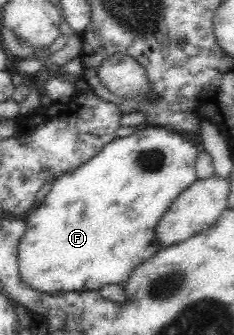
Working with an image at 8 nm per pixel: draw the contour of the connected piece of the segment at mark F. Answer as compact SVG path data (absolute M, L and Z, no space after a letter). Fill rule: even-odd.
M144 124L132 134L124 137L115 137L113 141L91 157L87 163L83 163L74 170L62 173L55 177L51 183L51 190L47 193L44 200L37 205L32 213L30 212L24 218L26 222L25 233L18 245L18 268L21 279L33 289L44 291L45 293L59 293L59 291L85 291L98 290L100 287L109 284L124 284L131 275L131 272L143 262L146 262L151 256L157 253L162 247L156 236L156 227L162 220L163 214L167 213L169 206L178 198L178 195L186 190L192 183L198 180L196 174L195 162L200 154L201 147L192 137L179 133L174 129L163 125Z

